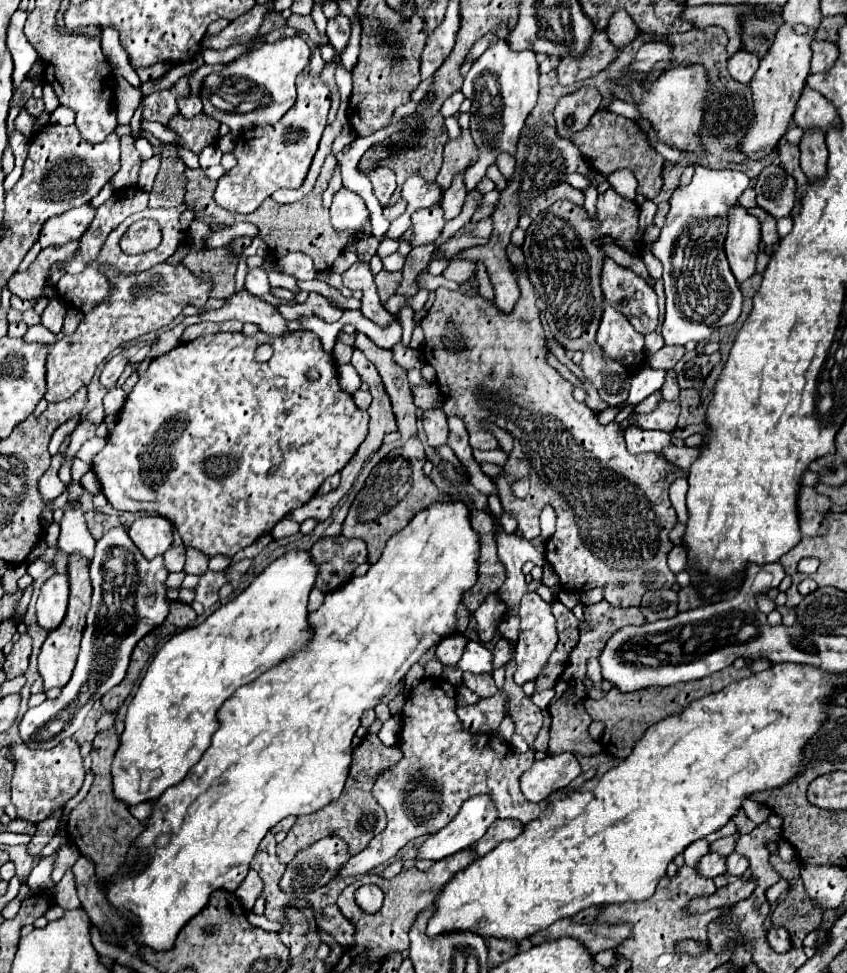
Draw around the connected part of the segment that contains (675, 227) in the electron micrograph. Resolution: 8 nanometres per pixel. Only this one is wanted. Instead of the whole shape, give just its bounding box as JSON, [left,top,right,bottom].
[652,166,750,346]

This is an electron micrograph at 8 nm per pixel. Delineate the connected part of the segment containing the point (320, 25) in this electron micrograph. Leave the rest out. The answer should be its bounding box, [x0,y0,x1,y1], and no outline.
[311,3,327,34]

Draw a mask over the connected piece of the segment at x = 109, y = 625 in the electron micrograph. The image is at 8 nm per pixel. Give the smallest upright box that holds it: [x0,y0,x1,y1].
[20,526,168,750]

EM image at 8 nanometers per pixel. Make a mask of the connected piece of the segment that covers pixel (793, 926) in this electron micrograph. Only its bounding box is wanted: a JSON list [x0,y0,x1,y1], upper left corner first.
[770,856,824,948]

